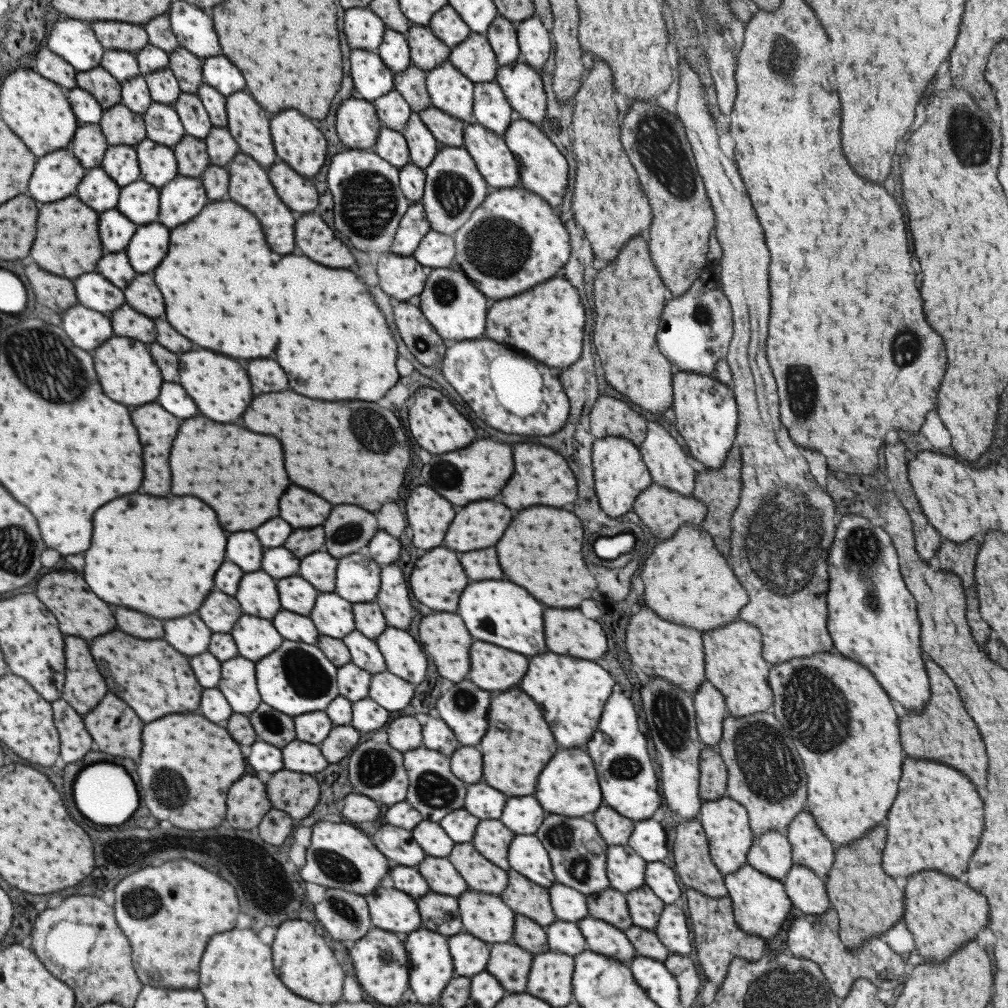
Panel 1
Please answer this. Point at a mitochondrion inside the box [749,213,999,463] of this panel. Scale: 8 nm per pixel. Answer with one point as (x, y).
(802, 394)

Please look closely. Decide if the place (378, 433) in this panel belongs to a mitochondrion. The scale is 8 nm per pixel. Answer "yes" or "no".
yes

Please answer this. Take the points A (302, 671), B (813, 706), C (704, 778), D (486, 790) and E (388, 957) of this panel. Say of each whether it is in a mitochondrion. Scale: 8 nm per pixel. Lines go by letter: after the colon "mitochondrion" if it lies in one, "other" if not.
A: mitochondrion
B: mitochondrion
C: other
D: other
E: mitochondrion

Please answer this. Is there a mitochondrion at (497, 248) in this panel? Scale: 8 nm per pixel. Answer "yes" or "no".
yes

